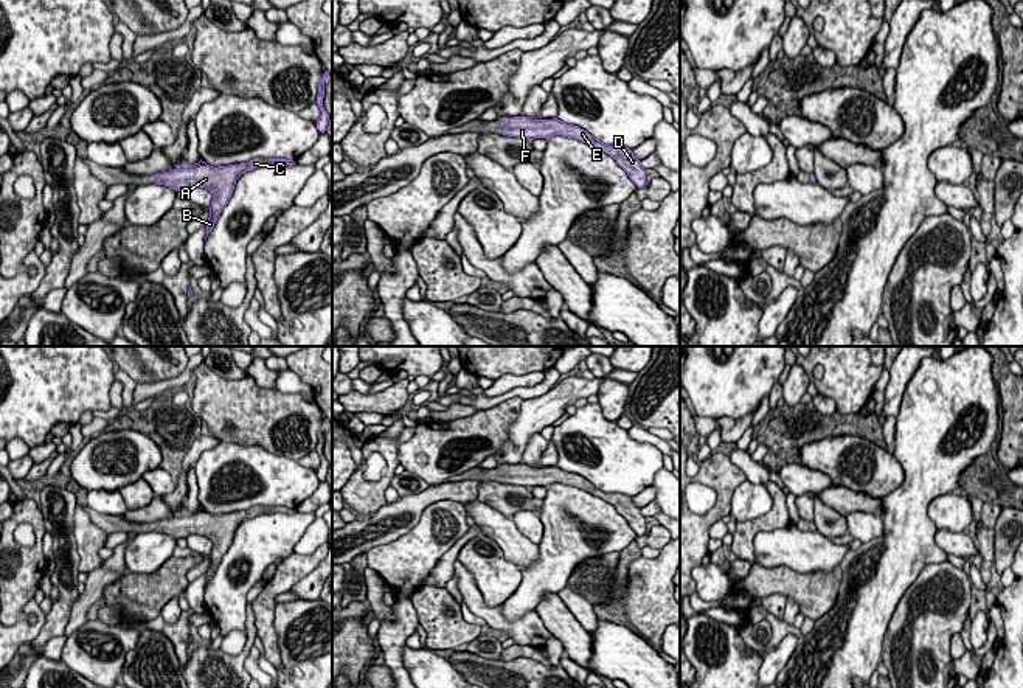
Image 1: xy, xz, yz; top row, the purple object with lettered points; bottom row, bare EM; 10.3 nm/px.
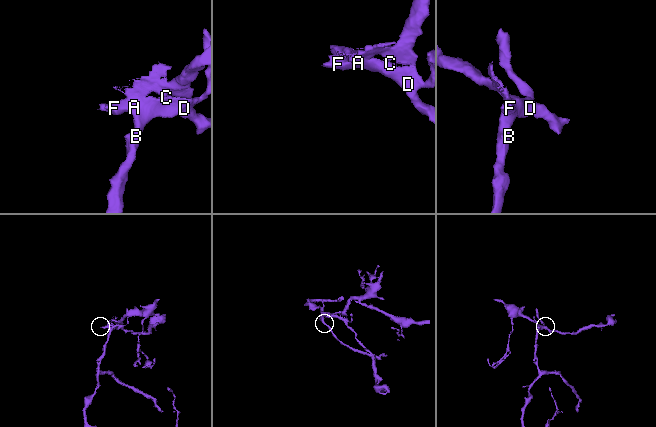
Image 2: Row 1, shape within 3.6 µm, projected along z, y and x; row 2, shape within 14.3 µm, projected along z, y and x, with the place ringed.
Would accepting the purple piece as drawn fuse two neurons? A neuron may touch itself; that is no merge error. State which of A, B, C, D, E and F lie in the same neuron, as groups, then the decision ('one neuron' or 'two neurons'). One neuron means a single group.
A B C D E F; one neuron

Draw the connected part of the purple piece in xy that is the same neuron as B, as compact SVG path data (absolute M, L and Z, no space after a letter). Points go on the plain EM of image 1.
M202 506L194 514L185 517L172 517L168 522L152 522L154 531L165 533L174 539L186 537L189 534L200 534L213 542L210 554L210 567L206 568L206 584L213 578L222 556L228 551L234 531L245 519L251 519L259 514L258 508L251 508L244 514L228 513L211 516Z

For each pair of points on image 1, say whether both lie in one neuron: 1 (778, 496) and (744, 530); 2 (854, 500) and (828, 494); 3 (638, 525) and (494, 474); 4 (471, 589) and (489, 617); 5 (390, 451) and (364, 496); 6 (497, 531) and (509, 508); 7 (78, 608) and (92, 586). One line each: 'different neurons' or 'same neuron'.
1: same neuron
2: same neuron
3: same neuron
4: same neuron
5: same neuron
6: different neurons
7: same neuron

